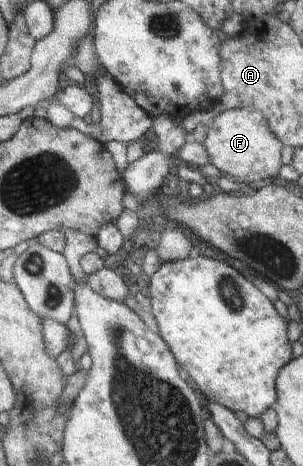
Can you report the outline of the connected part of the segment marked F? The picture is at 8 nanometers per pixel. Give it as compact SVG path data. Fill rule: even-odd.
M252 108L228 109L215 115L206 125L202 147L208 163L237 183L257 186L262 179L278 174L283 166L280 161L282 143L270 133L266 119Z

